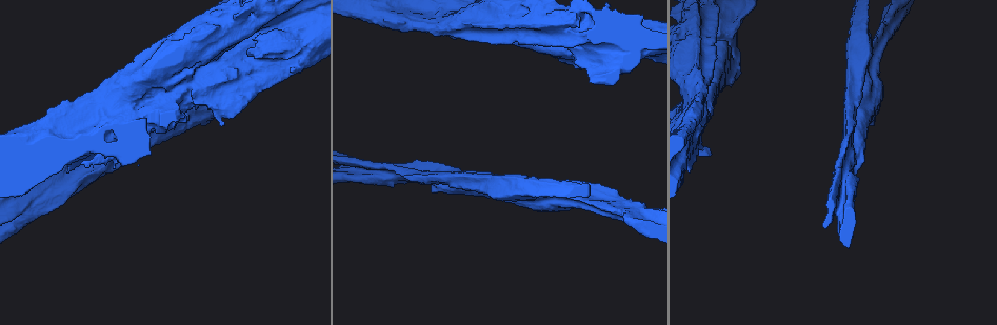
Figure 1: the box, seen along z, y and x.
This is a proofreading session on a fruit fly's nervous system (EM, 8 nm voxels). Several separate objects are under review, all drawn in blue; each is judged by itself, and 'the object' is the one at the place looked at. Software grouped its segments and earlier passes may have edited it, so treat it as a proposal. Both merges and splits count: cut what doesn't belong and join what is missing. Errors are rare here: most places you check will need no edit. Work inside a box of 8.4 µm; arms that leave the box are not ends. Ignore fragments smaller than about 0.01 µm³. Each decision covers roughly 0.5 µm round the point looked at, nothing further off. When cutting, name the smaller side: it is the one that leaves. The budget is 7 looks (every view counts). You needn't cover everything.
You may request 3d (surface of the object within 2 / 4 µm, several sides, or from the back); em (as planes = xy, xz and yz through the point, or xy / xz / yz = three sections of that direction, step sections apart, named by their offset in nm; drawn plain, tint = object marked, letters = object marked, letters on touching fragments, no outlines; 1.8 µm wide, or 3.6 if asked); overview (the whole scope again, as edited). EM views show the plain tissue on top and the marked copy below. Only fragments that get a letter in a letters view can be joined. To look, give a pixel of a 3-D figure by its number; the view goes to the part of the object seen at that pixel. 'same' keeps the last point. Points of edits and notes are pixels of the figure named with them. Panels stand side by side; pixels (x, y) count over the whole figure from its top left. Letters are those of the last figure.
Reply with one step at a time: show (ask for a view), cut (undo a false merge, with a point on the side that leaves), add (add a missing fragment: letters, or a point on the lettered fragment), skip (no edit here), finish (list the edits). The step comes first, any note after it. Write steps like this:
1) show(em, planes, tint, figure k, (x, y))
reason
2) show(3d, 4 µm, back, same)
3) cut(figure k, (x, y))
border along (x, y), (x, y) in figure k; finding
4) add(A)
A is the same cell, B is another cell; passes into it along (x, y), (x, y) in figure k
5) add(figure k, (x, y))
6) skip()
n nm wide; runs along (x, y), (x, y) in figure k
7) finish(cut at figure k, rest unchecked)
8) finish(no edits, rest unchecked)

show(em, xz, step 8, letters, figure 1, (868, 69))
stops while still wide

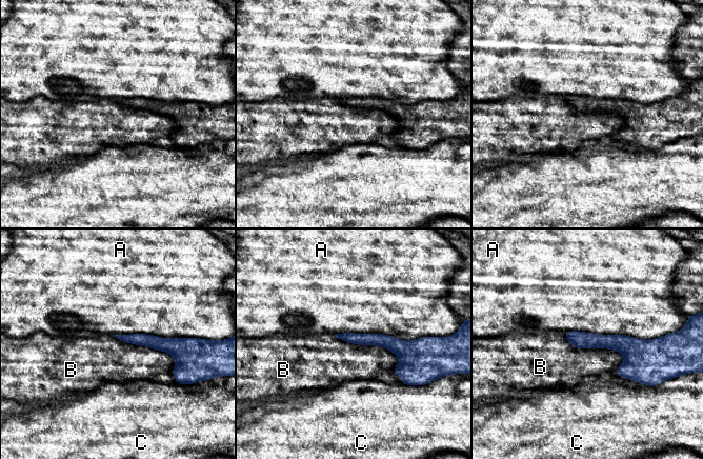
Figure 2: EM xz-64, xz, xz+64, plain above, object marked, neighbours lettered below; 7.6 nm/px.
show(em, planes, letters, same)

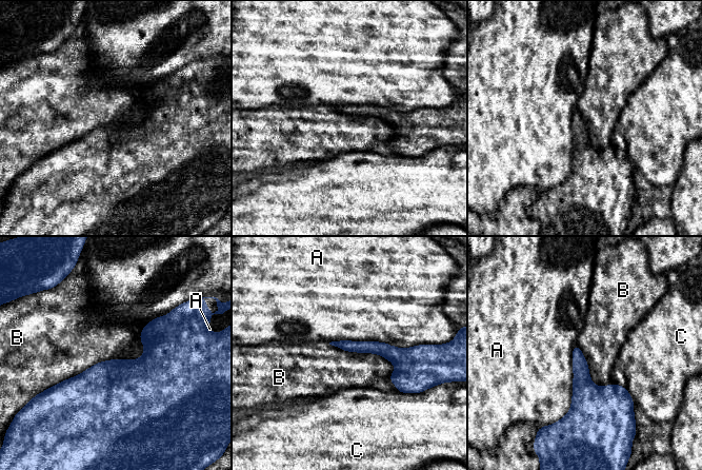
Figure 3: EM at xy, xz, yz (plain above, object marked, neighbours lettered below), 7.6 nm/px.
skip()
A, B and C are other cells; border along (328, 344), (387, 358), (398, 390) in figure 3; no lettered fragment goes on from it

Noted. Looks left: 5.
show(3d, 4 µm, figure 1, (853, 154))

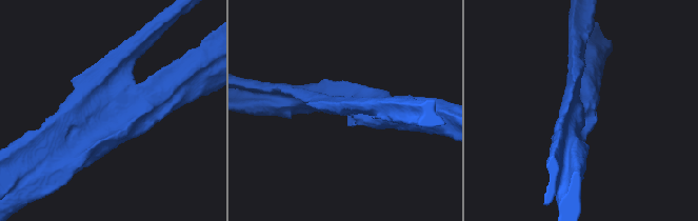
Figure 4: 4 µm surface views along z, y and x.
show(em, 3.6 µm, xz, step 8, tint, figure 4, (577, 108))
shape alone is not enough

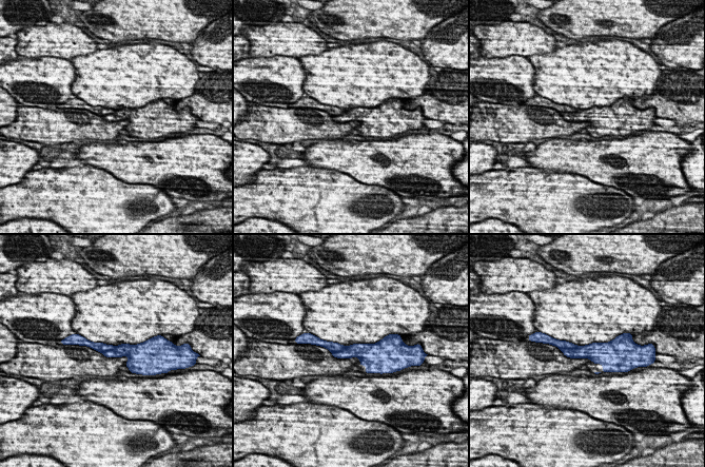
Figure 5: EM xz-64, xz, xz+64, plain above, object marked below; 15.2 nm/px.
show(em, 3.6 µm, planes, letters, same)

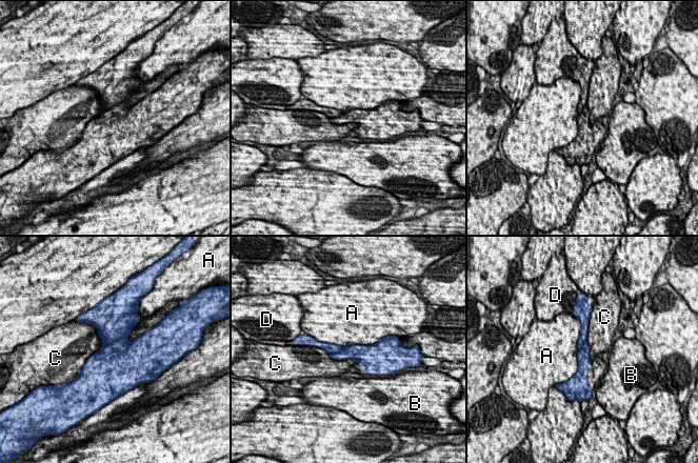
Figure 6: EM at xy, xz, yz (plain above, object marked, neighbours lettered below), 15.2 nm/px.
cut(figure 6, (111, 327))
A touches over 1050 nm; A, B, C and D are other cells; border along (124, 336), (104, 346), (99, 351) in figure 6; two cells meet here

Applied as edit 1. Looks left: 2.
finish(cut at figure 6, rest unchecked)

